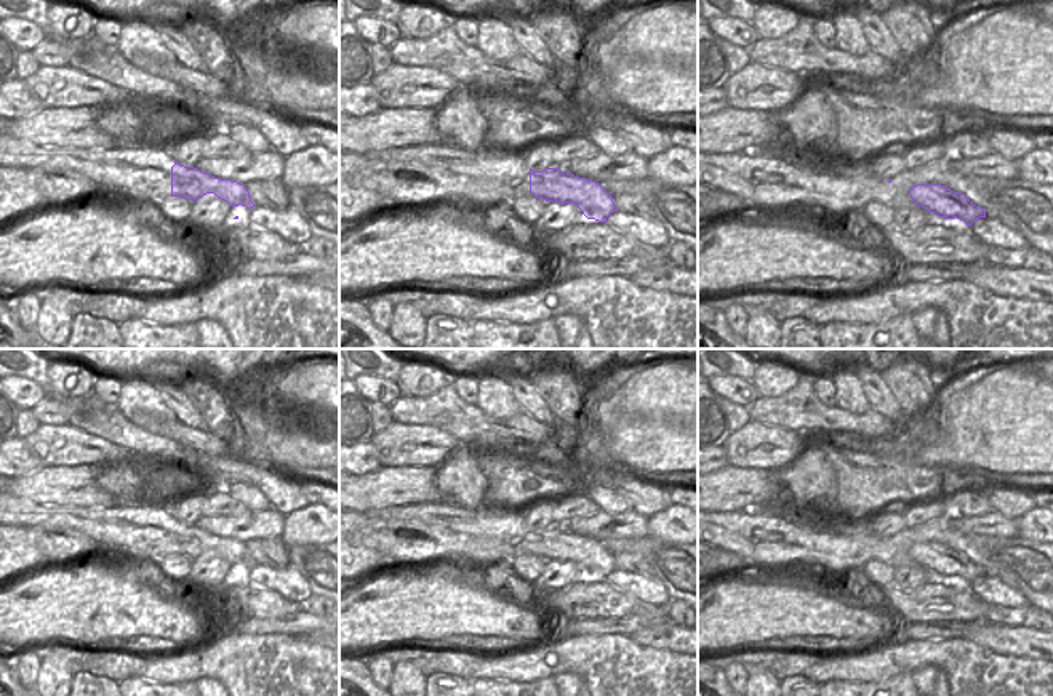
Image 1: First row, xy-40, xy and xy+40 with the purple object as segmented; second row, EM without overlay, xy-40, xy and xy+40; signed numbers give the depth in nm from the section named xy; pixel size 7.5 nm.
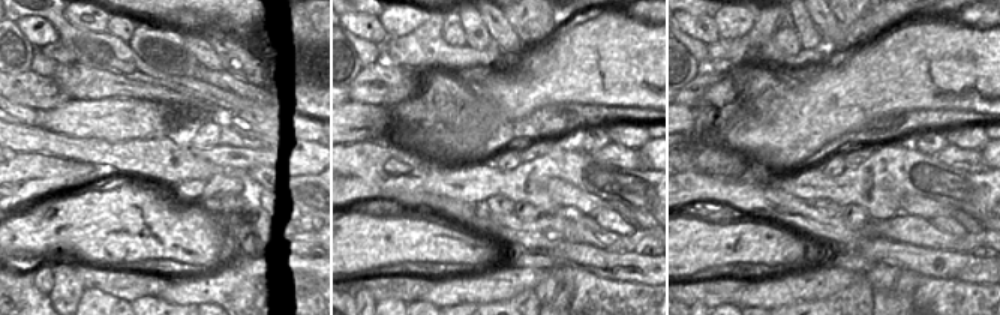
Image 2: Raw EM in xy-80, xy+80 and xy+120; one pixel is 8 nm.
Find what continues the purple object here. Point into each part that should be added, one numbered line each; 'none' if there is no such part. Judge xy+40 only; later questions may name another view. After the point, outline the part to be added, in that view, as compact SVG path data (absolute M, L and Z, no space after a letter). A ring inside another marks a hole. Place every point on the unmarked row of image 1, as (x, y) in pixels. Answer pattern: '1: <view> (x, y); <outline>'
1: xy+40 (863, 544); M874 523L848 526L843 530L831 528L824 530L829 536L837 536L847 542L847 560L845 560L845 578L858 578L864 574L864 566L877 558L879 552L895 546L898 550L907 550L912 541L903 534L896 533L891 539L880 538L875 534Z

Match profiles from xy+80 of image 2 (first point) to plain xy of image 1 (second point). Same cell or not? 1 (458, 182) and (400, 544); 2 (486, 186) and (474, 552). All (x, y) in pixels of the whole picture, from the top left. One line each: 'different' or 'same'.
1: different
2: different

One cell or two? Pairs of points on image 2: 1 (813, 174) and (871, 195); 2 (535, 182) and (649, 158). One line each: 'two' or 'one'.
1: two
2: two

